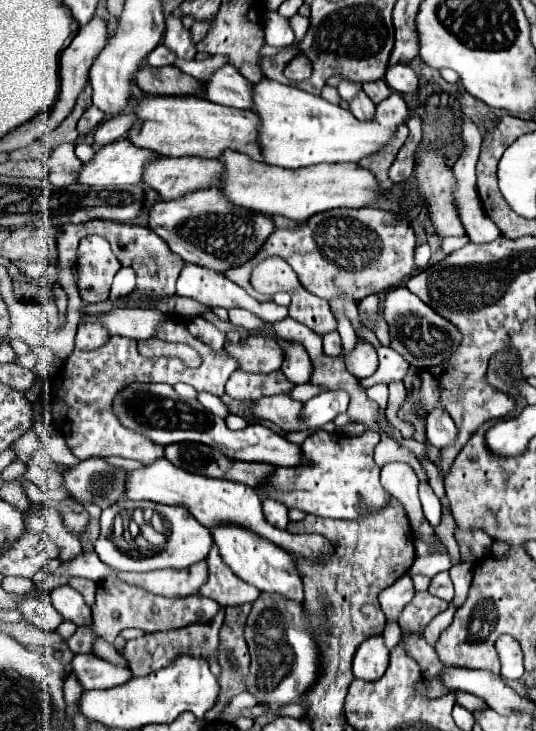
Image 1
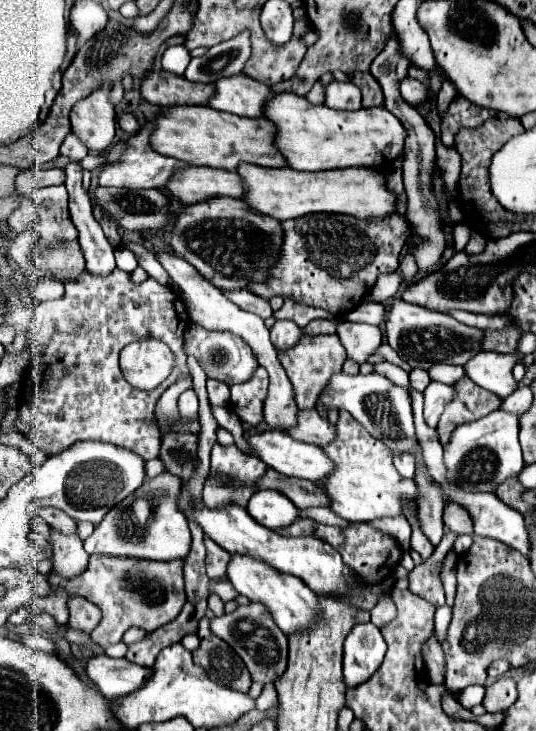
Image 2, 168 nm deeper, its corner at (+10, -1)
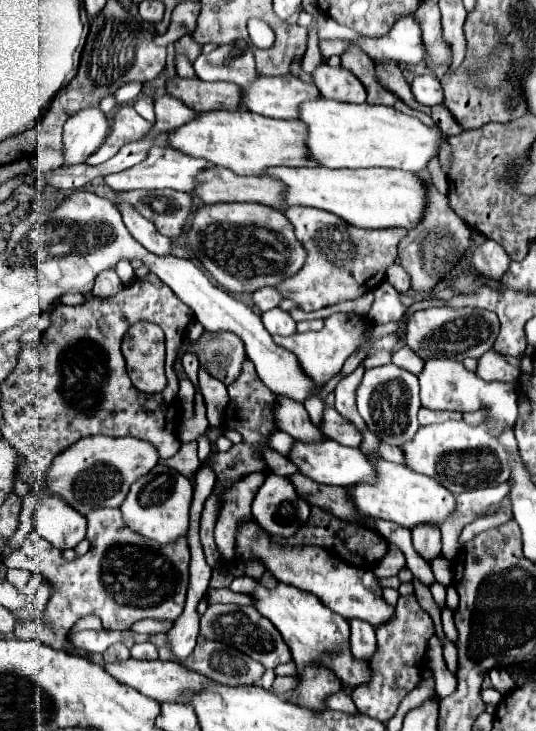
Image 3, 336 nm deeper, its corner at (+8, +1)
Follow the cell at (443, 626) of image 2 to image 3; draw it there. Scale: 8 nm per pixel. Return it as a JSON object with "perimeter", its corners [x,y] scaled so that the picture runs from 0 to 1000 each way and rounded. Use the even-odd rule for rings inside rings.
{"perimeter":[[[825,873],[825,884],[828,884],[828,903],[836,908],[836,917],[843,922],[851,922],[851,914],[854,914],[854,889],[847,881],[840,881],[836,873]]]}

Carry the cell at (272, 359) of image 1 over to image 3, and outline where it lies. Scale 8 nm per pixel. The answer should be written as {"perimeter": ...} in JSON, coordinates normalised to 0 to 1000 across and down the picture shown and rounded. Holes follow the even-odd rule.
{"perimeter":[[[381,454],[354,479],[362,479],[373,498],[422,528],[444,517],[448,501],[459,492],[451,465],[433,454]]]}

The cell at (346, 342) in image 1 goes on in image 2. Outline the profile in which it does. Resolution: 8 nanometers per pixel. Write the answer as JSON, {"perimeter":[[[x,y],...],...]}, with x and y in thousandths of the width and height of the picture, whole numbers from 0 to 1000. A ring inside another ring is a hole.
{"perimeter":[[[631,506],[619,512],[616,523],[593,542],[593,550],[608,555],[608,561],[634,561],[646,558],[694,596],[713,602],[724,613],[739,613],[746,618],[776,621],[780,605],[772,596],[772,575],[769,575],[769,555],[757,531],[746,531],[720,520],[709,512],[646,512]]]}

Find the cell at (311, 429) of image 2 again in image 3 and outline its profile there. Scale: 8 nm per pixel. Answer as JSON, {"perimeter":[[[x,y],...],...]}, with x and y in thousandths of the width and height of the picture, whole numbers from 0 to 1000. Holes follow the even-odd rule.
{"perimeter":[[[608,558],[604,561],[604,575],[601,575],[597,588],[608,599],[627,602],[642,610],[660,610],[664,613],[675,605],[675,591],[653,575],[634,569],[627,564],[627,558]]]}

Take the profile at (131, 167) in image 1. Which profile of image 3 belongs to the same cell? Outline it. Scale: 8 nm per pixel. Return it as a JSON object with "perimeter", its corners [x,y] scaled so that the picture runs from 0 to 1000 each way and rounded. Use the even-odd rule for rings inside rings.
{"perimeter":[[[287,202],[280,205],[276,216],[269,222],[261,222],[257,227],[220,235],[220,238],[205,238],[198,241],[198,252],[216,260],[216,263],[239,263],[239,260],[299,260],[299,257],[321,257],[321,260],[336,260],[336,263],[362,263],[366,254],[366,241],[392,230],[396,224],[377,219],[377,216],[358,216],[336,205],[317,205],[317,202]]]}

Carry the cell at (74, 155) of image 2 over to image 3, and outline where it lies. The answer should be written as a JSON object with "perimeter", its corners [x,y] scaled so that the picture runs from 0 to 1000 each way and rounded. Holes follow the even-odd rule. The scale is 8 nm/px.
{"perimeter":[[[198,369],[198,372],[183,375],[175,394],[172,394],[172,405],[183,410],[198,410],[198,408],[213,408],[224,397],[228,397],[228,389],[224,389],[216,372]]]}

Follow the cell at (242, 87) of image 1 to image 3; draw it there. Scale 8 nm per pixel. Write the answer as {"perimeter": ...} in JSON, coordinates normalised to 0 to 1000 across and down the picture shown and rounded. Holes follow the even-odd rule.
{"perimeter":[[[545,101],[519,107],[485,104],[459,123],[451,123],[451,148],[504,161],[552,164],[560,142],[590,134],[601,134],[593,120]]]}

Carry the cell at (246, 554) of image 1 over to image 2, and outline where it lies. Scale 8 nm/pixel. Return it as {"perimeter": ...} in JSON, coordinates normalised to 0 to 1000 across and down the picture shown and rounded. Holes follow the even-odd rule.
{"perimeter":[[[433,761],[425,769],[425,793],[444,807],[444,813],[459,815],[466,824],[493,826],[504,834],[519,859],[530,862],[530,867],[537,867],[537,870],[545,865],[578,859],[578,851],[590,848],[593,815],[567,799],[567,793],[560,793],[545,785],[519,782],[515,777],[500,774],[489,766],[478,766],[470,761]]]}

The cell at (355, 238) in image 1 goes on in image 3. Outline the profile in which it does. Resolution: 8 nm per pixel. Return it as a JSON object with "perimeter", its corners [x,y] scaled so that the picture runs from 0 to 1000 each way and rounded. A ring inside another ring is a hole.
{"perimeter":[[[541,282],[530,293],[549,306],[552,326],[563,328],[575,353],[556,375],[515,394],[571,427],[660,410],[705,394],[720,383],[720,367],[739,358],[743,331],[757,323],[757,315],[668,315],[608,287],[578,287],[571,282]]]}

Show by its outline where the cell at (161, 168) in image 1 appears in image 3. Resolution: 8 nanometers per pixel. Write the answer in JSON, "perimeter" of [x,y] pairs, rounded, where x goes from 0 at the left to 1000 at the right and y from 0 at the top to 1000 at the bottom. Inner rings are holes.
{"perimeter":[[[388,230],[369,241],[366,268],[381,279],[478,276],[522,290],[534,287],[526,265],[534,254],[504,241],[444,241],[425,230]]]}

